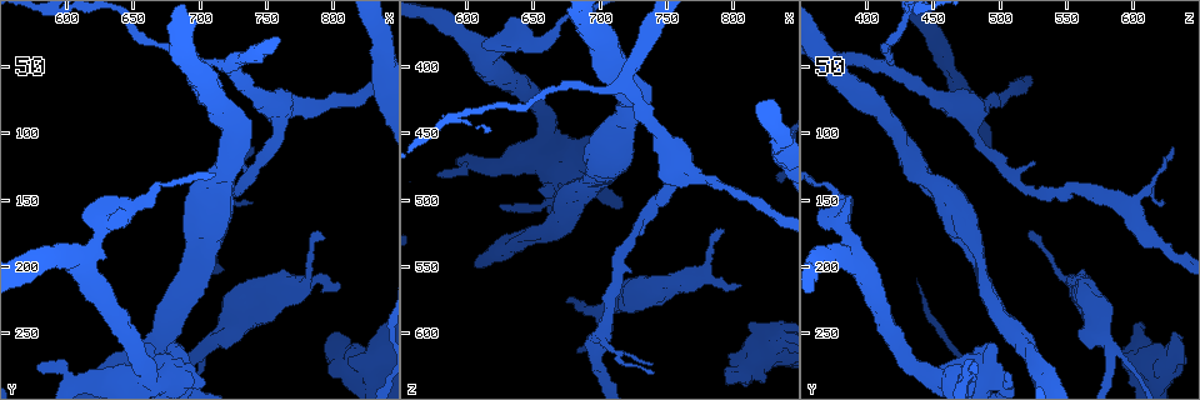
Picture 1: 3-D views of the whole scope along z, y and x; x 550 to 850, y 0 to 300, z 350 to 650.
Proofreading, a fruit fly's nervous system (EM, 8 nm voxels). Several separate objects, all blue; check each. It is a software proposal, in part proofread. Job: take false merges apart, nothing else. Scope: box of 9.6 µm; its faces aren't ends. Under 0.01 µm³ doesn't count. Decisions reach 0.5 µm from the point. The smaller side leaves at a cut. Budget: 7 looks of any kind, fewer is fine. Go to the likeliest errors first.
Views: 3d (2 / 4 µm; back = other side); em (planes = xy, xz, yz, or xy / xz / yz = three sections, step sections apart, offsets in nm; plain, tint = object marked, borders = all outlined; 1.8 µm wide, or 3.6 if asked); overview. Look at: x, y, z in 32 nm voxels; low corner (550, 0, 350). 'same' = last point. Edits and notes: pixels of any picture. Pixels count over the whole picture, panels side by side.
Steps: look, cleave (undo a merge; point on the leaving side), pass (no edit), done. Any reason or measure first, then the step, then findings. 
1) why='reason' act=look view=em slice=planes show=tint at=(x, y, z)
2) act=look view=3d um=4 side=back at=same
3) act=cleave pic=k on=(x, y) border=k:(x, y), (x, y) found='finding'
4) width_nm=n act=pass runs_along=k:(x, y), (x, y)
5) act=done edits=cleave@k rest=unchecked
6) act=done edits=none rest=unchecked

why='touches itself' act=look view=em um=3.6 slice=planes show=plain at=(676, 278, 484)

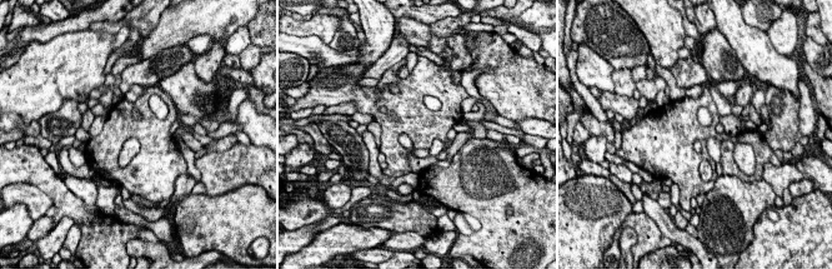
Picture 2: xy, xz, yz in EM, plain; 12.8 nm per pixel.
why='where the object lies' act=look view=em um=3.6 slice=planes show=tint at=same

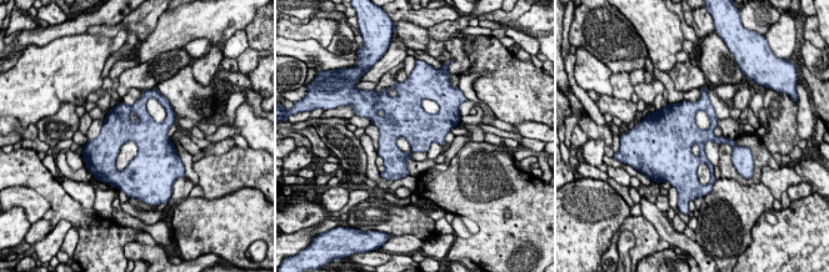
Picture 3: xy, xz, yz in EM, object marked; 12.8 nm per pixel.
act=pass found='one cell here'

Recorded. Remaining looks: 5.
why='thick turns thin' act=look view=em um=3.6 slice=planes show=tint at=(808, 268, 628)

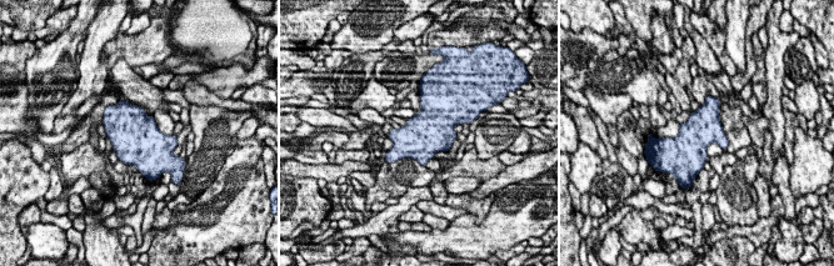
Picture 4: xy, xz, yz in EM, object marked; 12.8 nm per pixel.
act=pass found='continuous, no second cell'

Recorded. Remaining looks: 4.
why='three arms meet' act=look view=3d um=2 at=(772, 216, 558)

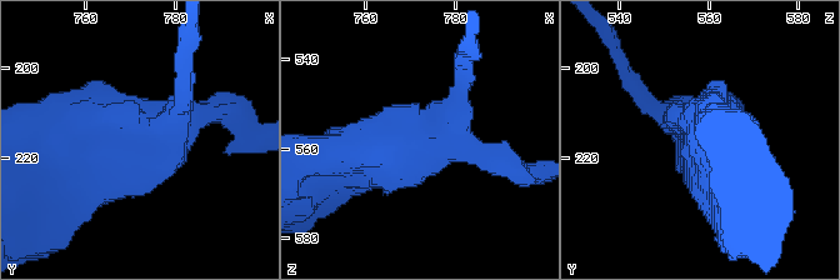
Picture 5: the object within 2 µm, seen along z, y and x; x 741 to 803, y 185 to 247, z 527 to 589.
arms=3 why='need the tissue' act=look view=em slice=yz step=4 show=tint at=(775, 213, 558)

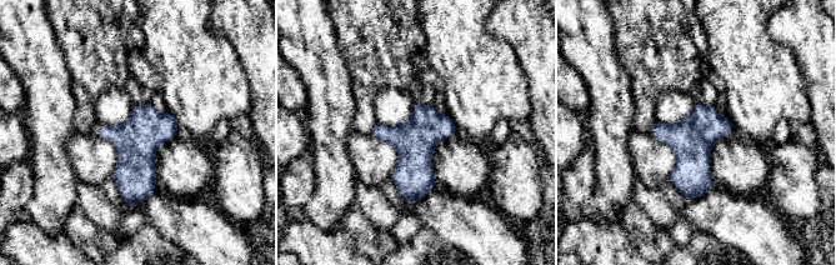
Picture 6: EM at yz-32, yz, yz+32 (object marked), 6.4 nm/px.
act=look view=em slice=planes show=tint at=same

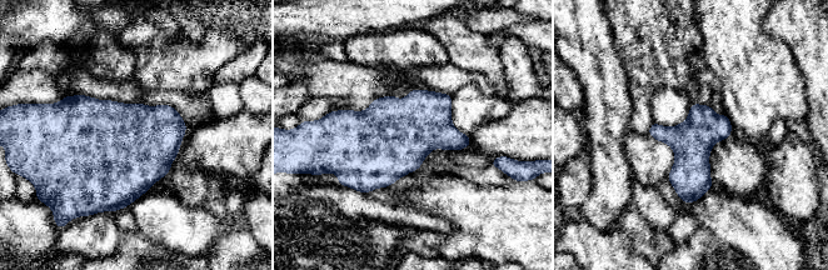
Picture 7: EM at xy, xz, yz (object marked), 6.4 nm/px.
width_nm=260 act=pass found='continuous, no second cell'

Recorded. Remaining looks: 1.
act=done edits=none rest=unchecked

